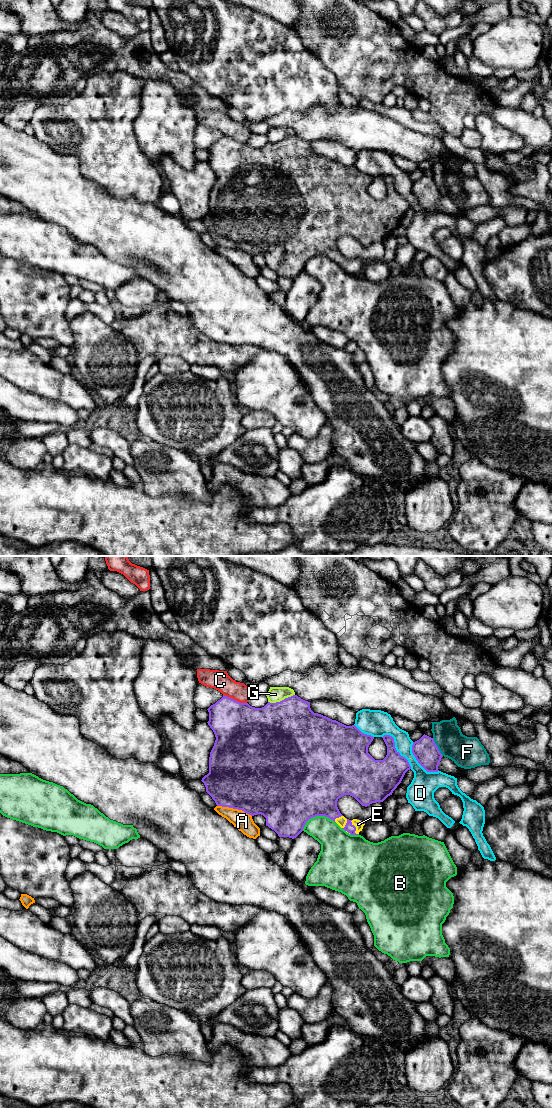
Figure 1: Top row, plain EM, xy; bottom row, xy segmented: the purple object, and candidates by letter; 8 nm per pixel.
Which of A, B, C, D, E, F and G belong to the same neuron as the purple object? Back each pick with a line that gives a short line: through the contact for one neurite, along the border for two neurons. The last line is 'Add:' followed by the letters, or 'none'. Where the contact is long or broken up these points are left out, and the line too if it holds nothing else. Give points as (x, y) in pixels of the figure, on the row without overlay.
E: line xy (350, 268), (355, 267), (358, 264)
Add: E

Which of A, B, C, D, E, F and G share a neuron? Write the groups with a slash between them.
A / B / C / D / E / F / G

